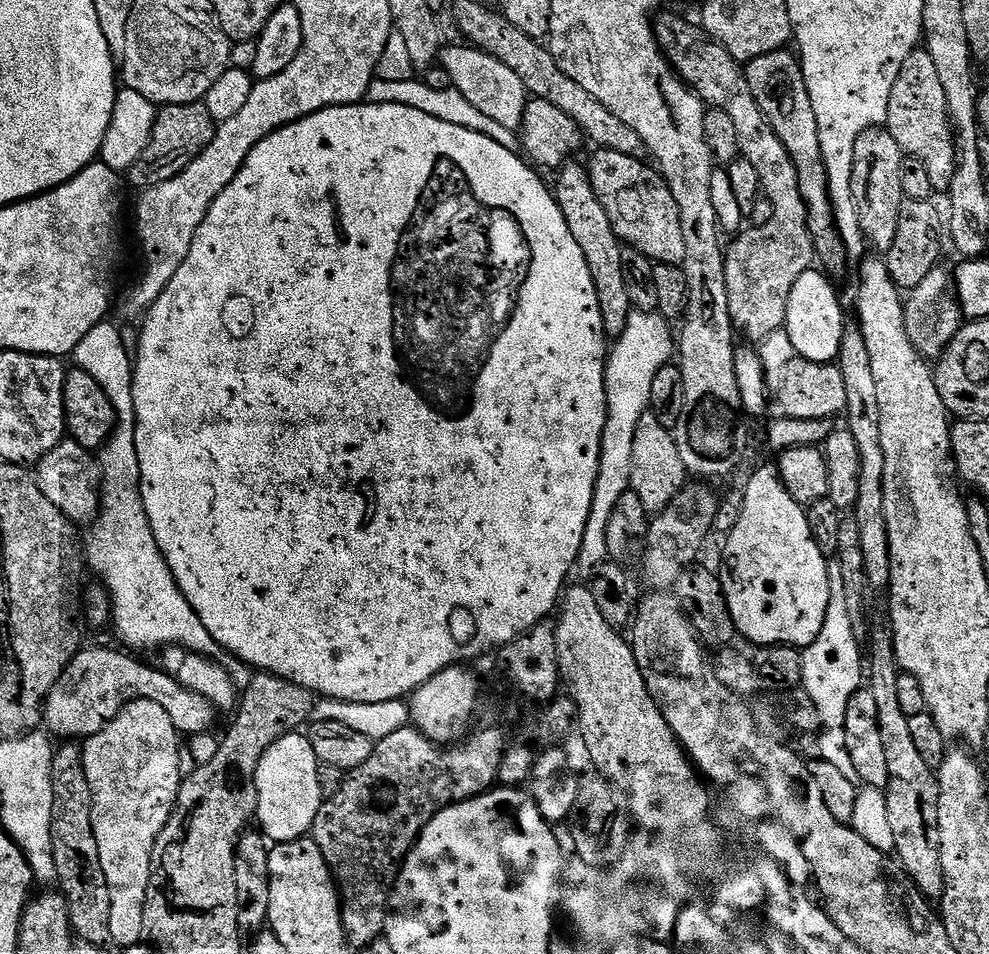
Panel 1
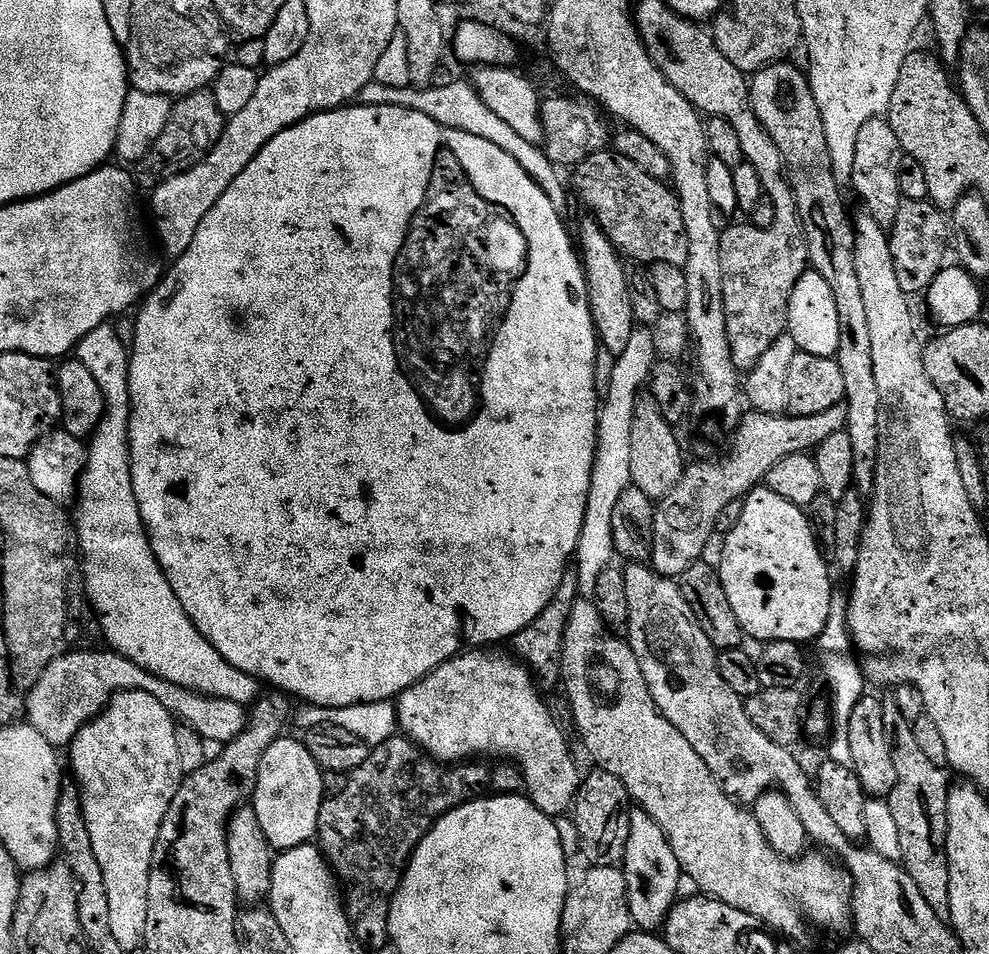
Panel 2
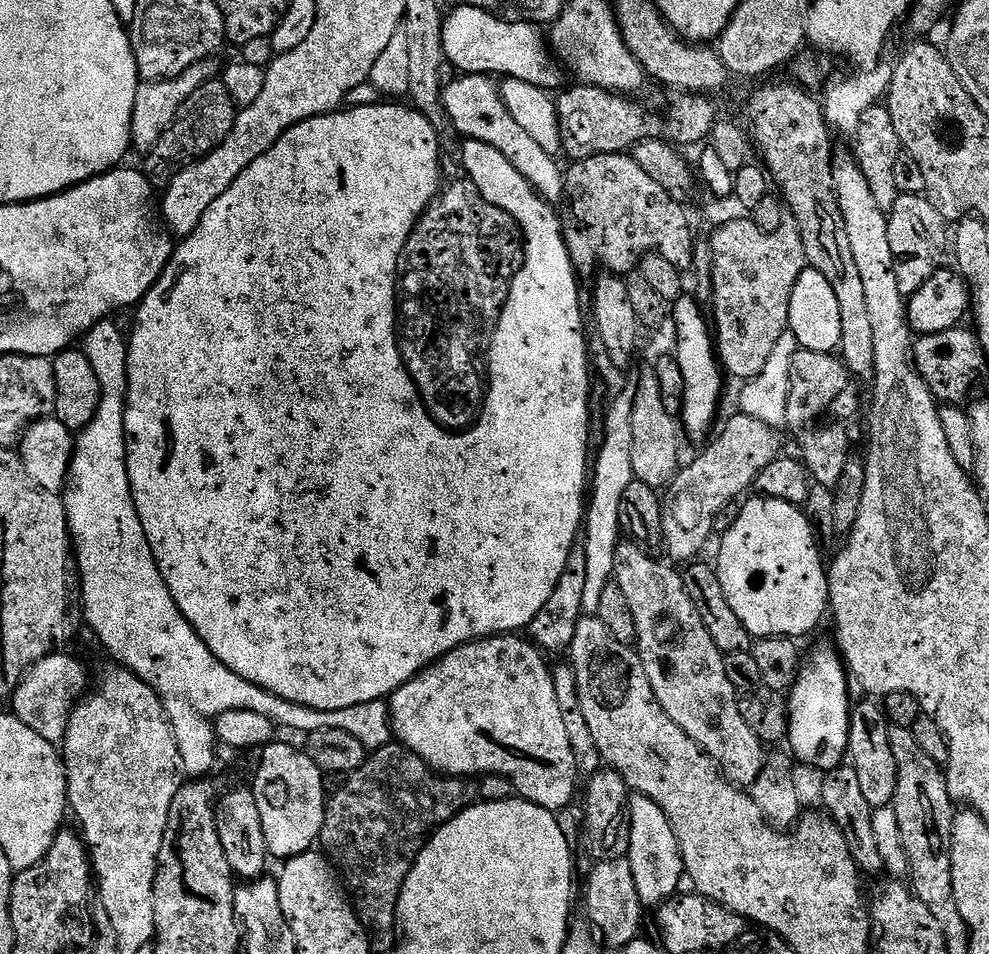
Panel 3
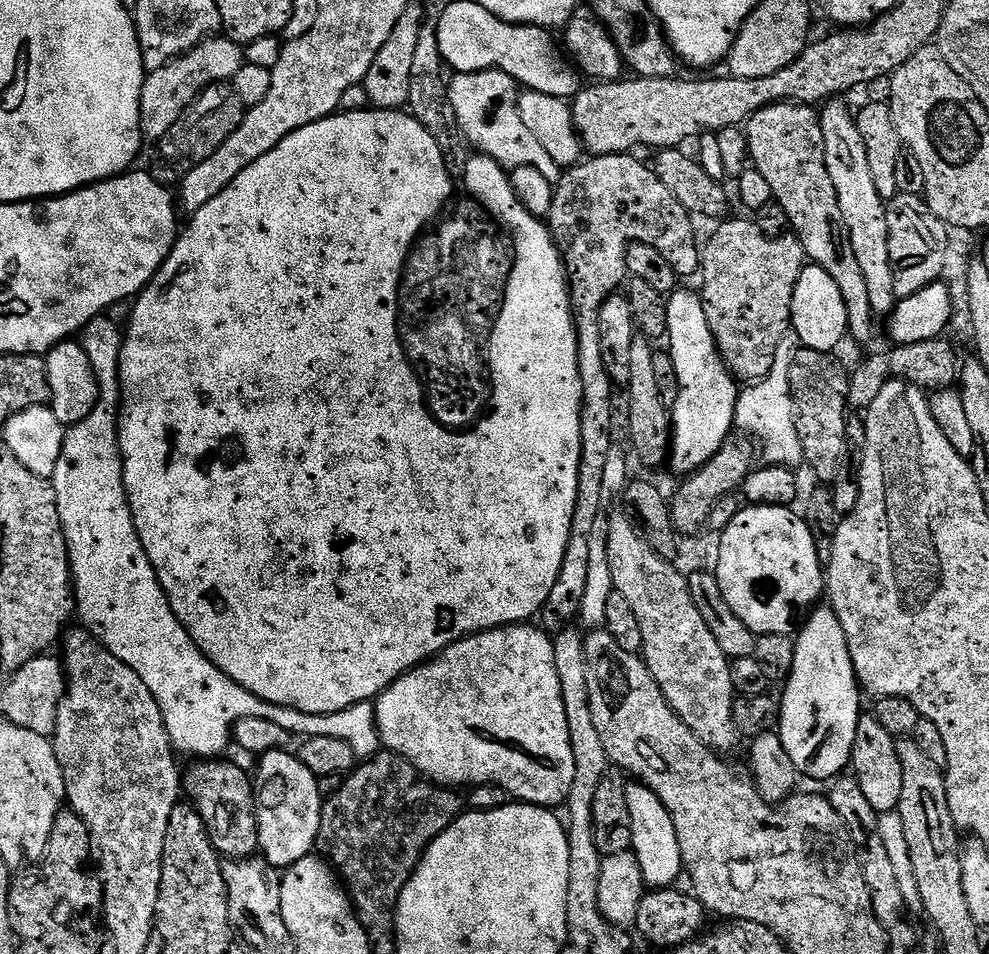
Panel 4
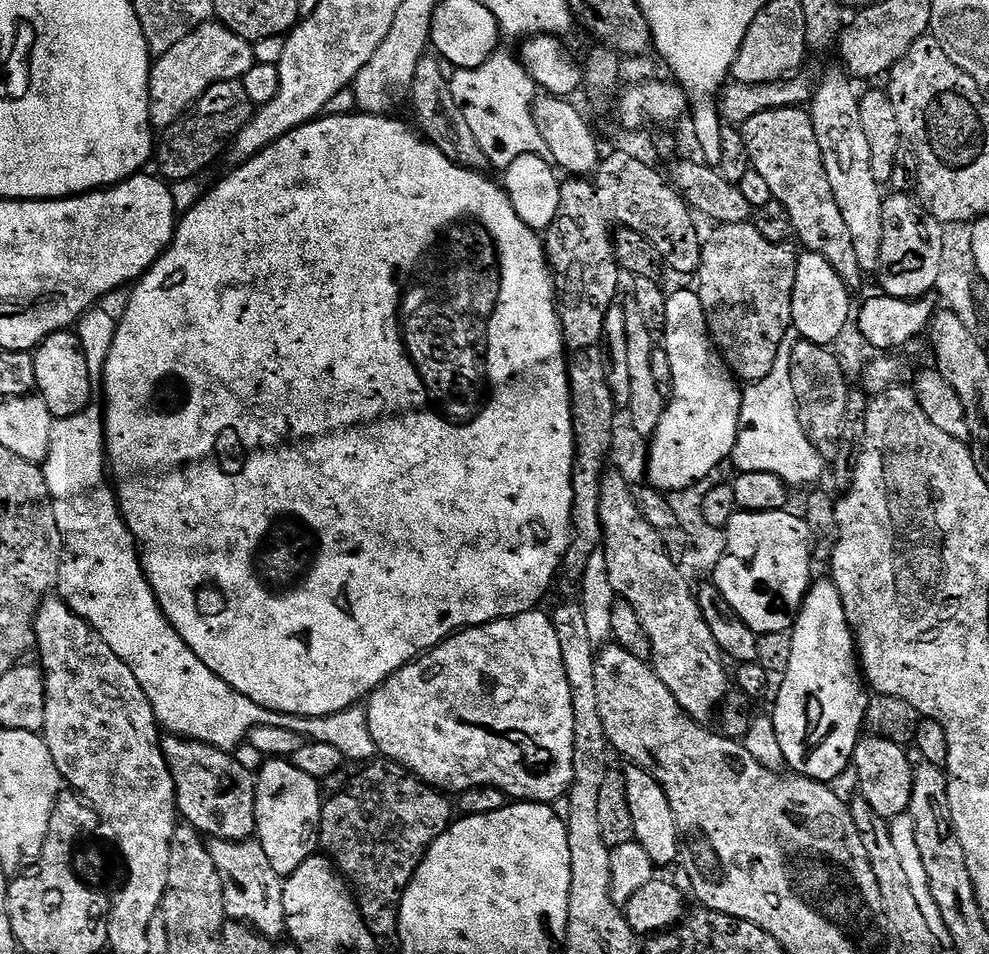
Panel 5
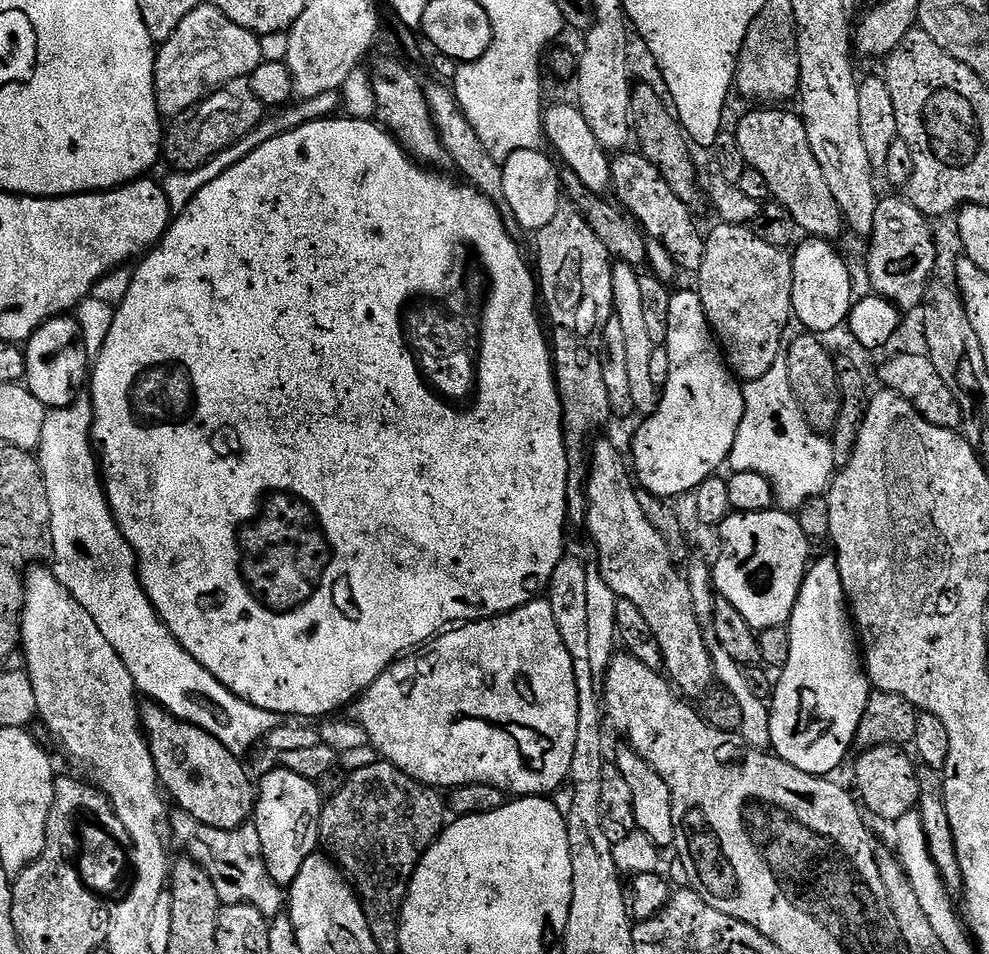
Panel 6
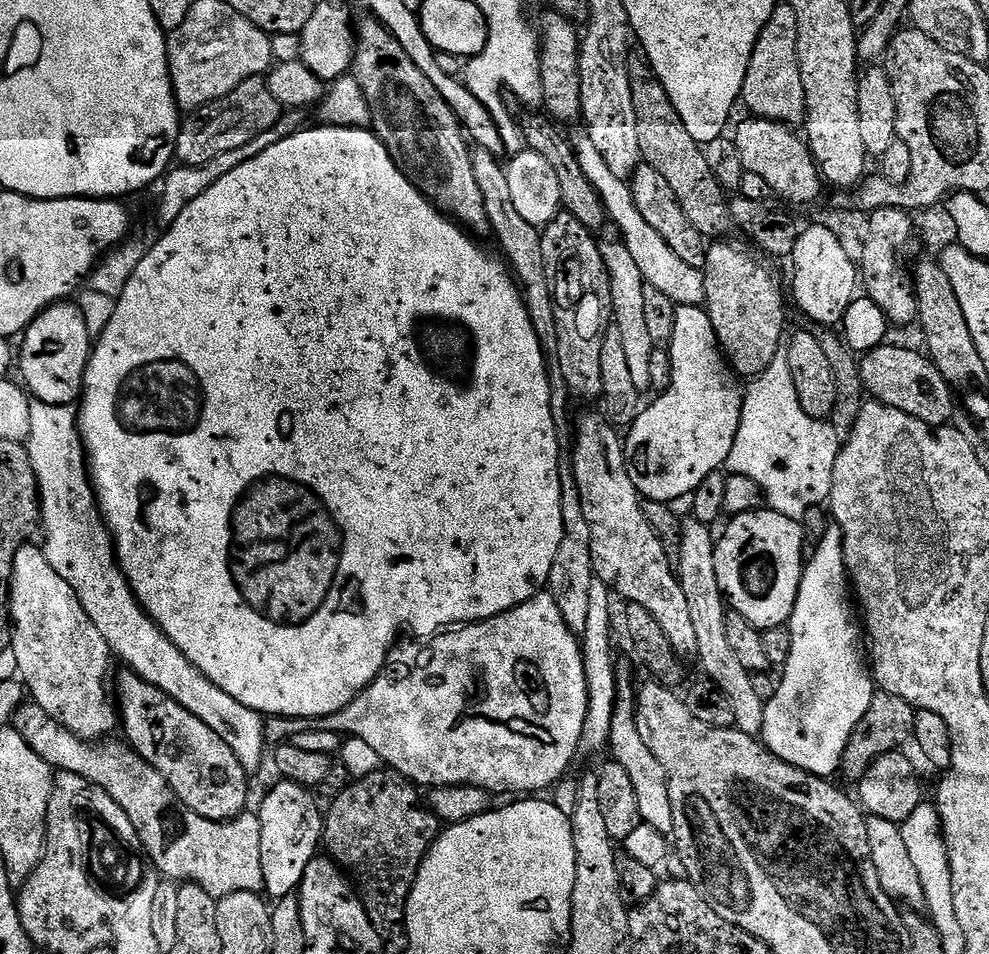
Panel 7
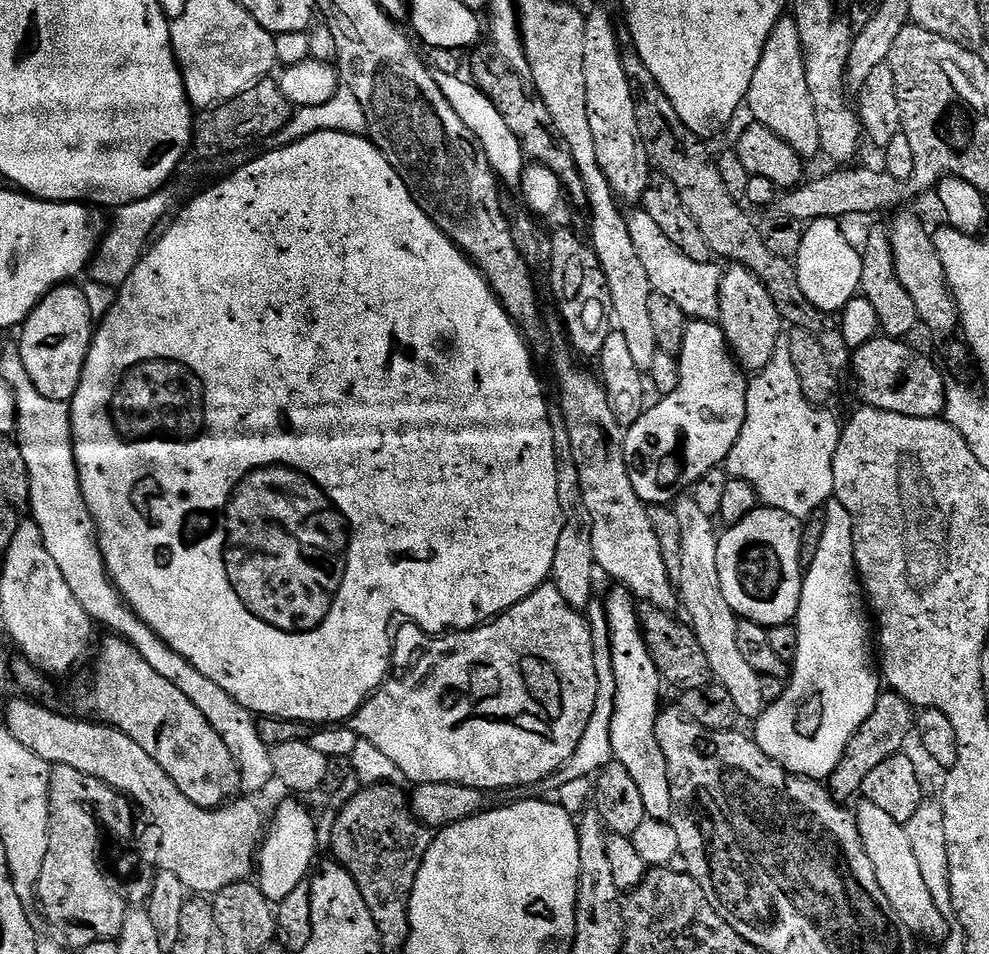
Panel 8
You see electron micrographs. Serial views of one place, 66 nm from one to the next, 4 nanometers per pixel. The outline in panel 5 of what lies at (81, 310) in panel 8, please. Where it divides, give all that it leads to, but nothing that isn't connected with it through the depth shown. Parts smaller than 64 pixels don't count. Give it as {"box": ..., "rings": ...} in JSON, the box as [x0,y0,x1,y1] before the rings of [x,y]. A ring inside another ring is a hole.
{"box":[34,330,93,420],"rings":[[[65,330],[50,334],[34,352],[36,392],[46,402],[56,420],[65,420],[84,411],[93,403],[92,372],[88,369],[89,353],[84,341],[75,331]]]}

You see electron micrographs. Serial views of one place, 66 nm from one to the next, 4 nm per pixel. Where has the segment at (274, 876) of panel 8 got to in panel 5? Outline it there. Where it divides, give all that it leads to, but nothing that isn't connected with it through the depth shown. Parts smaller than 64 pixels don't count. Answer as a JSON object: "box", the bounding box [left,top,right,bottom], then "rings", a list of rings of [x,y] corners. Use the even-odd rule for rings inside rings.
{"box":[256,758,321,878],"rings":[[[268,758],[263,761],[256,778],[256,834],[270,866],[281,878],[286,878],[317,851],[320,842],[321,781],[302,774],[288,758]]]}

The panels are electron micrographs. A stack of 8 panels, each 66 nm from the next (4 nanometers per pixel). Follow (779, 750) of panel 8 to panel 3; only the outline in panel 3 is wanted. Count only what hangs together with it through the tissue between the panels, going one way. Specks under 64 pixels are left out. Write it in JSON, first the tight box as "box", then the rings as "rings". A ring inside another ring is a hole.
{"box":[786,647,850,774],"rings":[[[835,647],[816,648],[807,653],[796,684],[790,690],[788,701],[788,735],[786,744],[792,747],[791,755],[797,761],[821,768],[827,774],[845,763],[850,730],[850,676],[842,656]]]}

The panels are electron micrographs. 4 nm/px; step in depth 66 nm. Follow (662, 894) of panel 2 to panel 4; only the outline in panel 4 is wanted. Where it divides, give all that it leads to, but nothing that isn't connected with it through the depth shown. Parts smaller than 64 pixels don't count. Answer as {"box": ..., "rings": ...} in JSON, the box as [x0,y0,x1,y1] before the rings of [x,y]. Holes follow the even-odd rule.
{"box":[626,783,684,889],"rings":[[[629,783],[626,794],[626,806],[630,806],[630,822],[632,823],[631,851],[642,866],[642,878],[649,889],[671,888],[682,876],[684,859],[678,846],[678,830],[674,830],[674,818],[670,818],[670,810],[645,784]]]}

